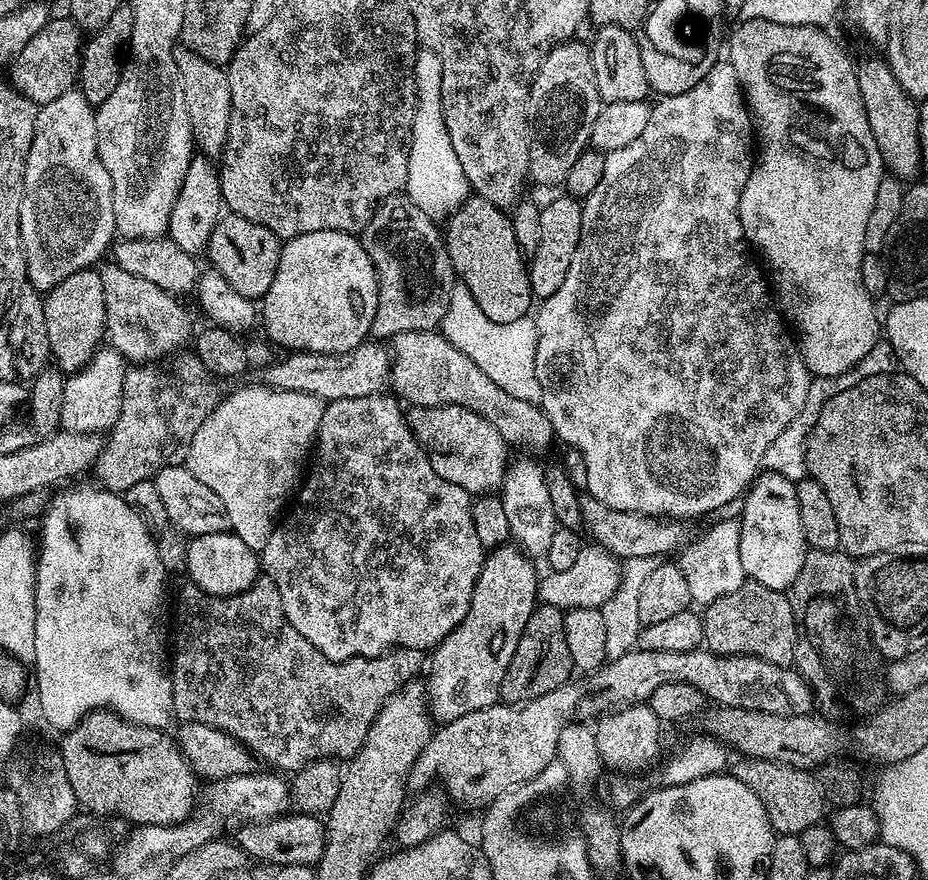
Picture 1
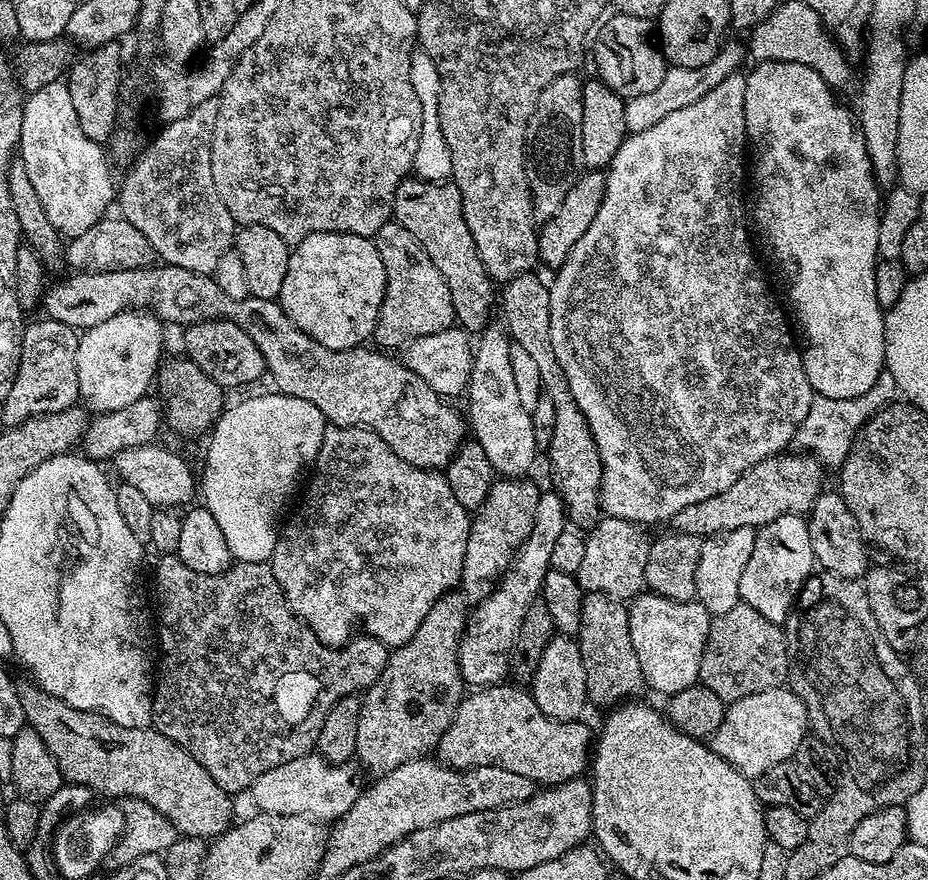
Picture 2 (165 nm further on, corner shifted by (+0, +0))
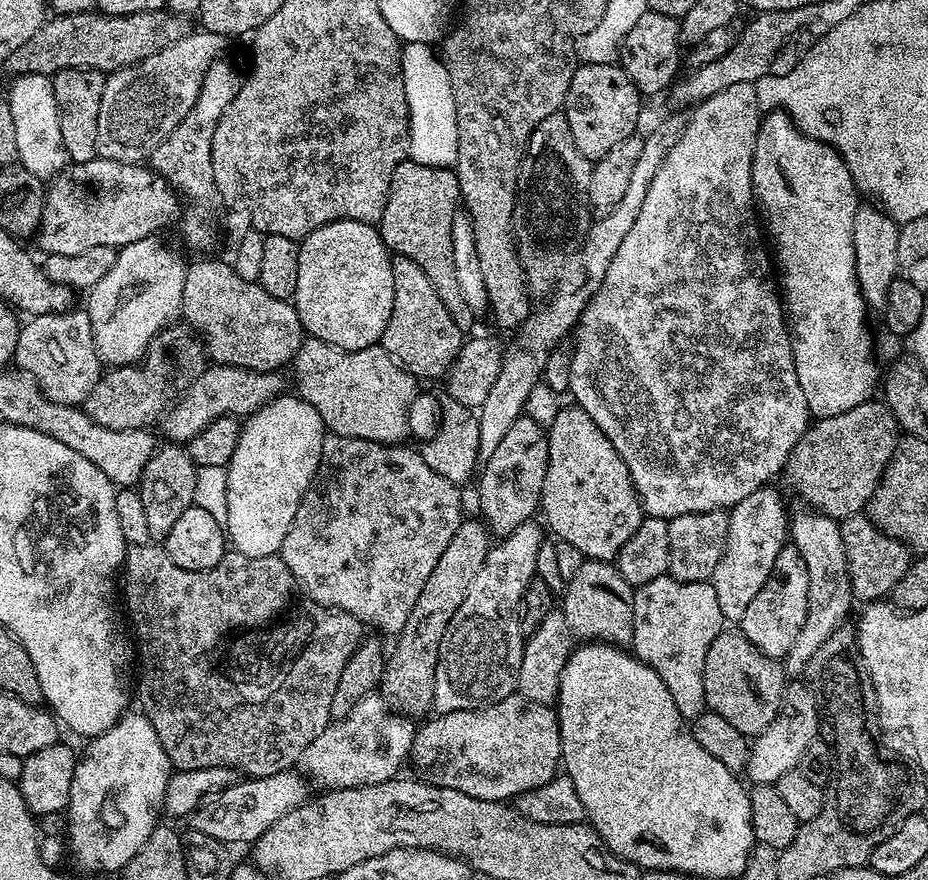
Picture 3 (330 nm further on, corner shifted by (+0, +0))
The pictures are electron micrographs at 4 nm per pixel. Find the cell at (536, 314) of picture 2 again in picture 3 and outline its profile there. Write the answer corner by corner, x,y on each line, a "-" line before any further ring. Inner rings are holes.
578,406
571,407
561,407
560,413
546,430
548,465
546,466
546,482
542,482
539,511
542,516
544,512
543,523
551,535
553,532
556,540
570,542
570,546
582,550
584,557
589,560
612,562
622,550
622,546
626,546
626,542
634,538
646,513
640,504
640,496
636,493
634,482
630,478
630,470
626,470
626,462
622,462
610,438
606,438
606,434
598,430
598,422
594,422
594,418
586,414
586,410

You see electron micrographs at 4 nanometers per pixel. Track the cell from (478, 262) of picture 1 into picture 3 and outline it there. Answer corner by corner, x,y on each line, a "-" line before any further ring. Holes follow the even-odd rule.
406,159
394,170
394,178
390,178
390,194
378,231
389,253
405,256
422,266
422,274
430,278
430,286
434,286
438,298
442,298
442,306
450,310
450,318
454,318
461,330
468,330
478,316
466,306
462,285
454,271
452,227
460,203
458,178
452,168
422,166
422,162

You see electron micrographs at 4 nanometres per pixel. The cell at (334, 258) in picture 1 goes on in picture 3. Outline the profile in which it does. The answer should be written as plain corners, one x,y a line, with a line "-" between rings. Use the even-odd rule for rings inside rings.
335,220
314,230
299,241
299,246
298,286
294,303
305,333
313,340
321,340
347,352
379,345
386,330
386,322
390,322
390,310
394,310
392,256
379,231
370,224

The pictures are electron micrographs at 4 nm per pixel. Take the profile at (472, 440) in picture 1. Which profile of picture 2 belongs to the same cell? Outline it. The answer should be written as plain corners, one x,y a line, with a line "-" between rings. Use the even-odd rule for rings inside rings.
161,263
160,268
157,266
149,266
139,268
138,270
114,270
113,272
78,272
73,271
72,276
68,276
65,280
60,280
56,285
49,287
44,293
42,301
42,312
49,320
57,320
66,326
77,330
87,330
98,326
98,322
106,322
106,318
114,318
114,314
126,312
129,310
147,310
156,317
157,320
165,325
180,324
179,326
187,326
197,324
198,322
206,322
207,320
229,320
238,326
242,326
242,330
246,330
246,334
250,334
250,338
254,338
254,346
258,346
258,350
262,350
262,358
264,359
264,367
267,375
272,375
272,380
277,384
279,391
285,396
293,396
294,398
302,398
306,402
310,402
310,406
318,406
318,410
322,410
325,421
329,425
337,424
338,426
354,426
355,428
369,428
374,434
378,434
378,438
382,438
382,442
386,442
386,446
390,446
390,450
394,450
394,454
398,454
398,458
402,458
406,462
410,462
410,466
418,466
429,470
444,470
447,469
448,463
456,456
456,451
460,449
460,445
466,439
466,420
463,415
460,416
451,408
451,403
446,402
445,397
439,396
434,390
430,390
430,386
426,386
426,382
422,382
422,378
418,378
418,374
414,374
414,370
410,370
399,359
391,360
391,355
385,354
383,351
377,350
372,346
361,346
358,348
347,348
346,350
330,350
330,346
322,346
322,342
314,342
314,338
310,338
310,334
306,334
298,326
292,324
292,319
284,313
279,299
267,300
266,298
258,298
257,296
249,296
245,300
235,300
226,294
222,294
222,286
218,286
218,282
211,275
203,272
195,272
194,270
182,270
182,266
174,266
173,264

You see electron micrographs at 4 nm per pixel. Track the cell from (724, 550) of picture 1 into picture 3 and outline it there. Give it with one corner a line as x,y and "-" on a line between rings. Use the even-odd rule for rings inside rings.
765,486
754,490
754,494
742,498
728,512
728,537
722,558
712,575
711,584
714,586
714,594
718,598
718,610
722,610
725,621
738,622
742,614
746,614
746,606
754,602
754,594
766,586
770,574
774,570
774,562
778,554
786,546
786,541
790,536
790,512
784,509
784,502
779,494
772,489
772,486

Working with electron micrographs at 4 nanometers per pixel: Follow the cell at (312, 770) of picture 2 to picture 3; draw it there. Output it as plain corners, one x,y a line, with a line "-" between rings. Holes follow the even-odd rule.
373,694
362,698
358,706
350,710
341,720
332,720
328,727
306,746
298,761
298,768
301,773
313,785
321,784
321,789
331,790
334,788
365,788
371,784
381,784
393,779
396,772
409,759
411,754
411,743
414,742
417,725
409,717
393,710
379,694

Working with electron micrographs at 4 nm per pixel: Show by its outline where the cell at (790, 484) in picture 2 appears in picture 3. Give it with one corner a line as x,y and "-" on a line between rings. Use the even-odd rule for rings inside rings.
873,398
854,406
846,414
821,416
809,423
802,438
792,447
786,475
792,488
809,509
839,522
865,511
880,484
898,443
898,425
888,405

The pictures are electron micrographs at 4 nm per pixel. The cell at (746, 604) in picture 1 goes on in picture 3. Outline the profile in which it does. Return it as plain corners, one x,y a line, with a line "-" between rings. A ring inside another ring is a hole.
721,630
706,650
704,689
707,711
722,714
742,735
755,738
776,720
786,700
786,672
779,659
759,652
739,630

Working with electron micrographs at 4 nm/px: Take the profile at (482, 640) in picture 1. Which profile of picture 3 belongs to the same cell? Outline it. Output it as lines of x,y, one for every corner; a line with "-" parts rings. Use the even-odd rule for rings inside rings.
527,414
519,416
510,426
510,431
502,434
502,442
494,449
494,455
483,461
478,472
480,480
480,512
489,533
493,537
503,538
509,536
518,526
529,523
532,515
537,515
542,494
542,482
546,482
546,466
548,465
548,433
538,422
534,422

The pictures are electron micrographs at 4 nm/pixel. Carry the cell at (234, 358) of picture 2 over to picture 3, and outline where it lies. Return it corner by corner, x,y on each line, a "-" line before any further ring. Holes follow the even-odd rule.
196,258
186,268
186,286
182,286
182,320
203,341
207,359
218,364
229,364
235,368
245,368
255,372
275,372
283,369
283,364
293,363
296,351
303,346
306,333
296,313
292,300
274,298
266,294
255,280
247,280
237,274
235,267
224,260

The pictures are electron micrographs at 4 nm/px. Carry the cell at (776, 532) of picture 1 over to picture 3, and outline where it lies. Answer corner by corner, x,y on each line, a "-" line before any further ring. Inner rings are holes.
785,546
774,562
774,570
770,574
766,586
762,586
762,590
758,590
758,594
754,594
754,602
750,602
750,606
746,606
746,614
742,614
742,618
738,621
738,628
759,652
773,658
783,658
788,655
790,646
794,646
794,638
798,638
798,630
802,630
802,622
806,622
807,617
808,575
806,574
806,562
802,562
802,554
798,554
796,548

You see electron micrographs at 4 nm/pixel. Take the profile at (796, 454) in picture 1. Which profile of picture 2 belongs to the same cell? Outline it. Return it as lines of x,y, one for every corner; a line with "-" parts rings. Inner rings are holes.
888,369
881,371
874,385
866,390
865,395
859,395
858,398
836,399
814,394
810,410
795,432
793,447
797,451
815,456
823,467
838,470
855,445
855,439
865,422
885,405
893,403
898,395
897,382

